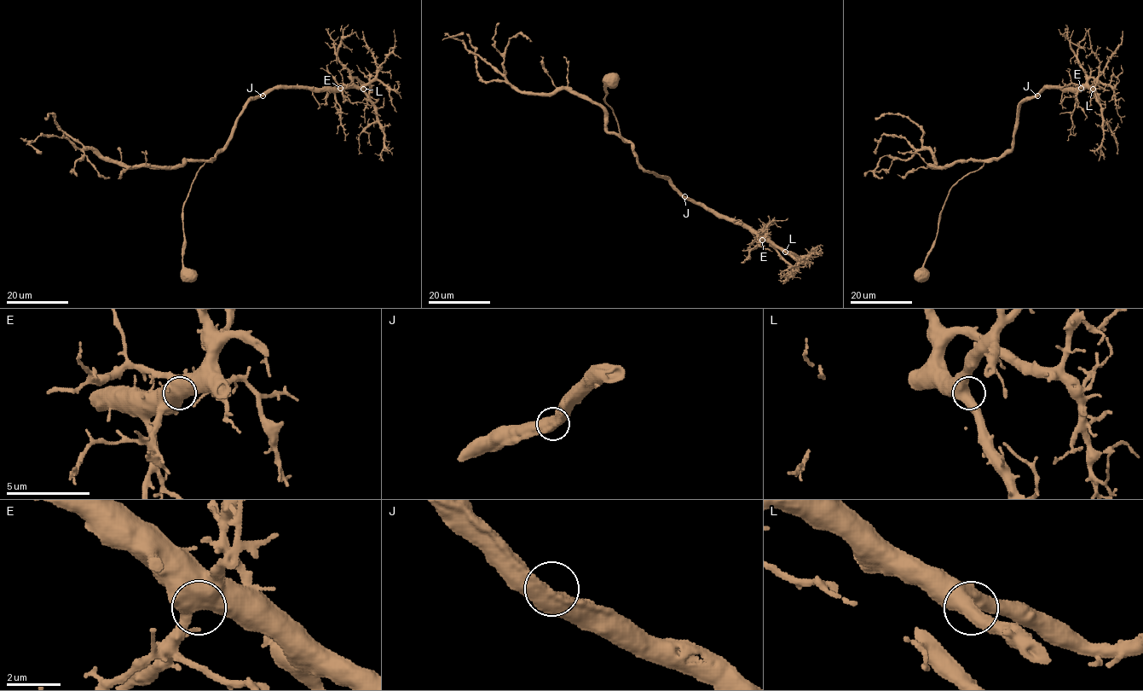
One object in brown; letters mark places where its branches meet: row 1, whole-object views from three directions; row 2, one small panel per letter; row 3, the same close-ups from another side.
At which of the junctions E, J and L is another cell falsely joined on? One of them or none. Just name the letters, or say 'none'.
none

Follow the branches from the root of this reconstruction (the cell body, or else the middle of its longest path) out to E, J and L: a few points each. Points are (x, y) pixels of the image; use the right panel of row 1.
E: (923, 275), (949, 188), (985, 160), (996, 160), (1011, 149), (1018, 106), (1044, 88), (1081, 88)
J: (923, 275), (949, 188), (985, 160), (996, 160), (1011, 149), (1017, 110), (1036, 95)
L: (923, 275), (949, 188), (985, 160), (996, 160), (1011, 149), (1018, 106), (1044, 88), (1093, 89)

